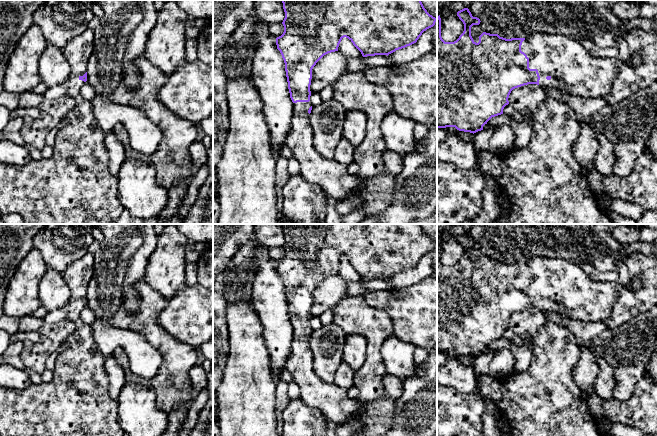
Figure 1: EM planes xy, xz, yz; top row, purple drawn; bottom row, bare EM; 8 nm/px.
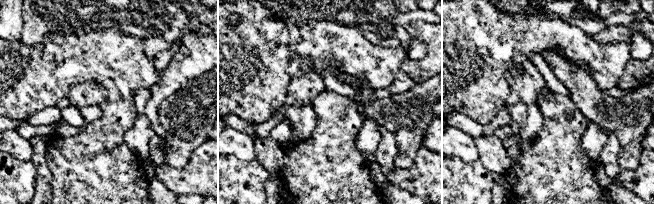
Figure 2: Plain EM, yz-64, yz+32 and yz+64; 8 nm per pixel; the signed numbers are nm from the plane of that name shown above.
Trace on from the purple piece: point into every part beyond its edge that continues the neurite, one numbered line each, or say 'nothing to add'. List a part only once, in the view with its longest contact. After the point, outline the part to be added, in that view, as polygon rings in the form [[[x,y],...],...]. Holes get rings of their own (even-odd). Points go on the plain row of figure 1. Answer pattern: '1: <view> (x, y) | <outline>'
1: yz (574, 295) | [[[534,256],[521,269],[521,275],[529,282],[529,292],[537,293],[539,310],[558,313],[564,318],[597,323],[604,321],[611,313],[622,284],[592,280],[581,266],[565,259]]]

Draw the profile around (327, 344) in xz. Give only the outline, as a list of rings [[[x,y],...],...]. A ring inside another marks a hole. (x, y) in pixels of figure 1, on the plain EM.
[[[334,323],[312,331],[310,349],[315,374],[325,382],[334,383],[335,372],[343,363],[347,334]]]

